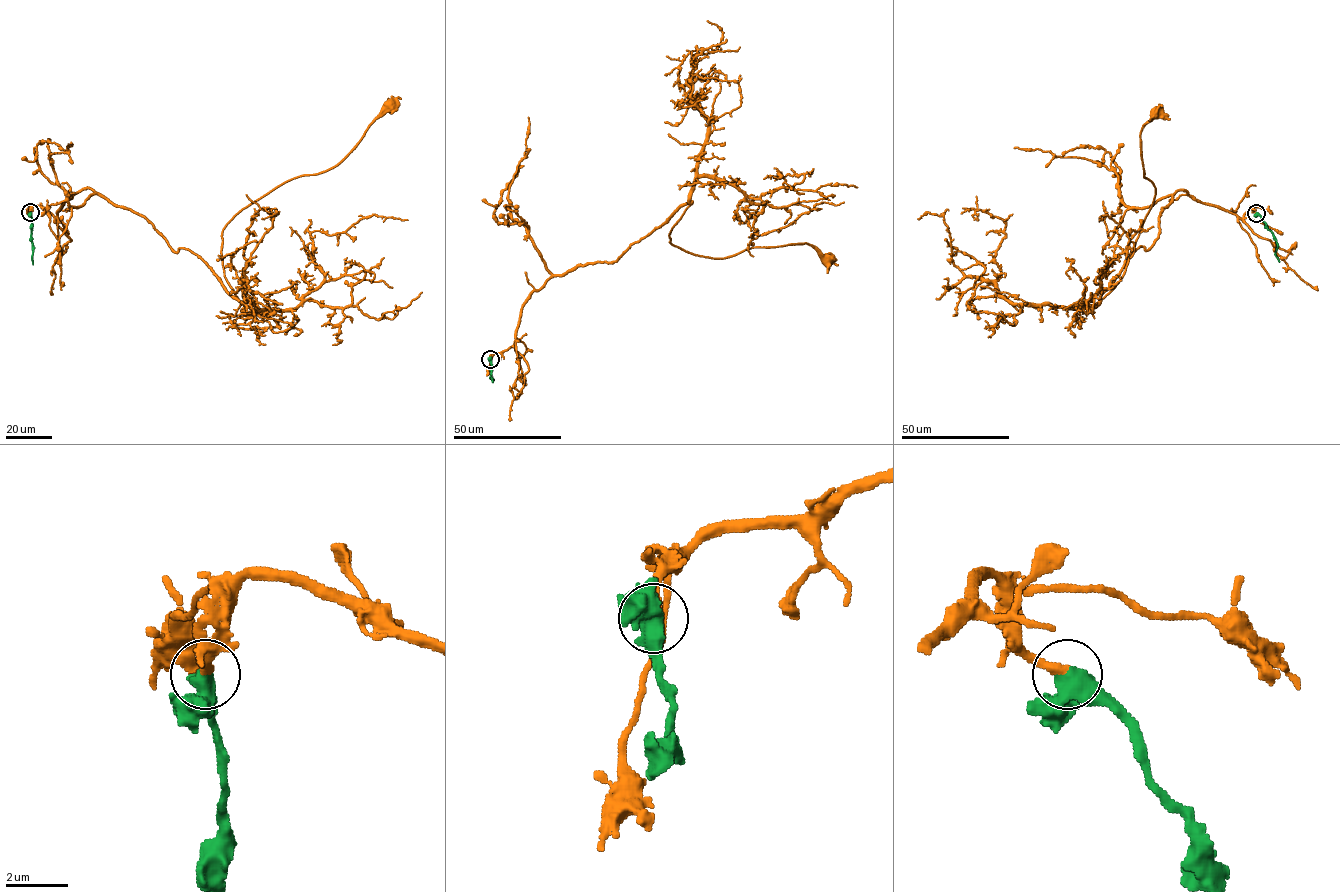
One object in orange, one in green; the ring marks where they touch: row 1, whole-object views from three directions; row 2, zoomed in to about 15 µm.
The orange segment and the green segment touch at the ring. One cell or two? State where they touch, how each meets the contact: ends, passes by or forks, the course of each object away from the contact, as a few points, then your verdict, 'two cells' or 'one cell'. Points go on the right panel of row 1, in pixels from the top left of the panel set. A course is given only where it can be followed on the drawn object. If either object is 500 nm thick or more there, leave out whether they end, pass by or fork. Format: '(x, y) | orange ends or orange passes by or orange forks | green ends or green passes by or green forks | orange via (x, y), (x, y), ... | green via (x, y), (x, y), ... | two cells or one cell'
(1256, 213) | orange via (1257, 213), (1238, 217), (1178, 190), (1159, 237), (1102, 298), (1155, 196), (1140, 131), (1156, 113) | green via (1257, 213), (1276, 241), (1275, 255), (1279, 262) | one cell

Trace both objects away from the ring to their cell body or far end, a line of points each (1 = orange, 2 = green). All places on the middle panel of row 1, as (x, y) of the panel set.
1: (490, 360), (550, 278), (615, 262), (686, 204), (670, 242), (690, 253), (808, 243), (828, 259)
2: (490, 360), (493, 382)

